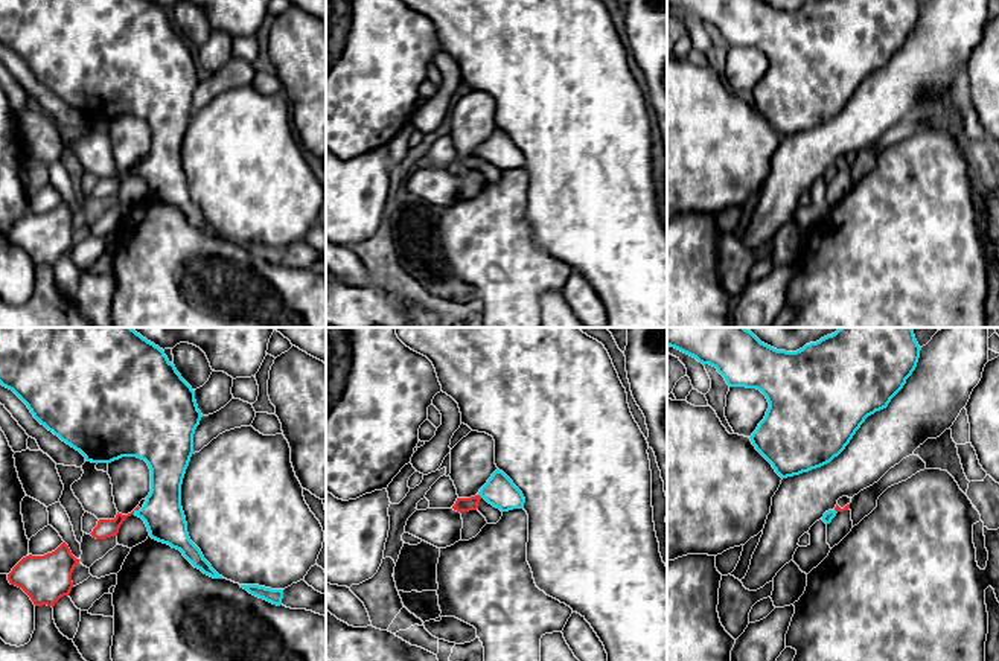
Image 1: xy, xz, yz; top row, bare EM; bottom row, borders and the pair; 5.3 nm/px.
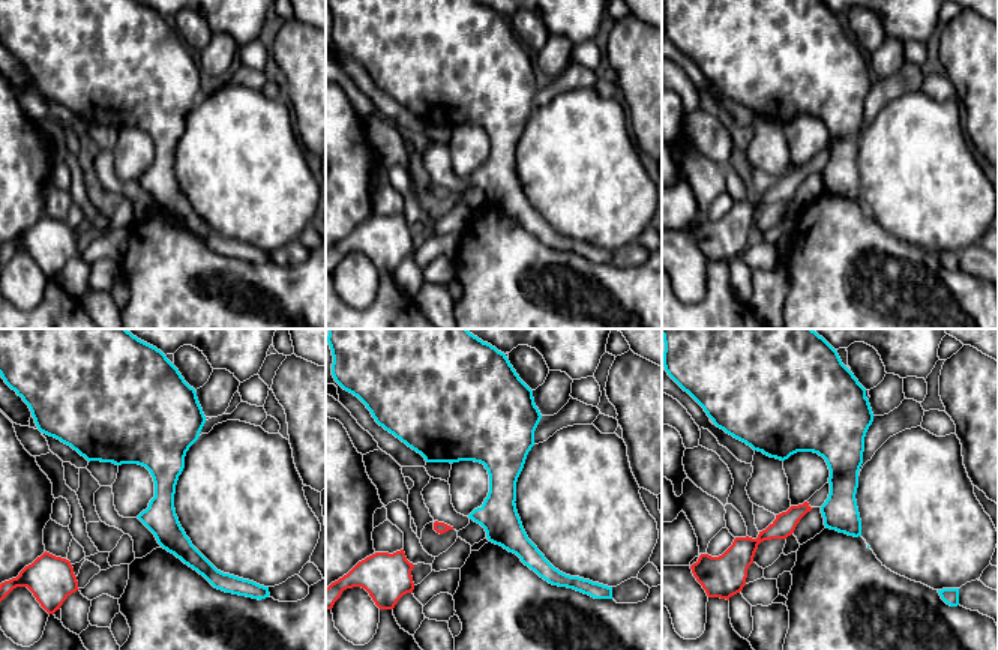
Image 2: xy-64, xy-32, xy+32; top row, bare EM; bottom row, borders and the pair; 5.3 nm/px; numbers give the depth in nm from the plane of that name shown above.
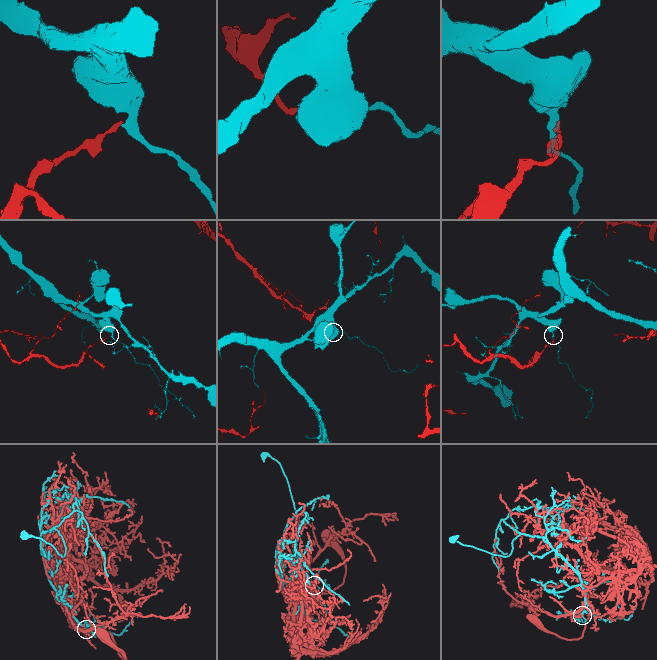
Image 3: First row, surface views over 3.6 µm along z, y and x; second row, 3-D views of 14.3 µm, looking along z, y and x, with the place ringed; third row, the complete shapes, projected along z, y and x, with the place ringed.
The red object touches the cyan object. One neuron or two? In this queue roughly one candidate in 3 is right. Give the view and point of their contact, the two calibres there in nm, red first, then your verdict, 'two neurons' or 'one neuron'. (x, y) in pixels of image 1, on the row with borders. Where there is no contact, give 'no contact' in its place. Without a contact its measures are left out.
xy (134, 509) | 100/220 nm | two neurons

